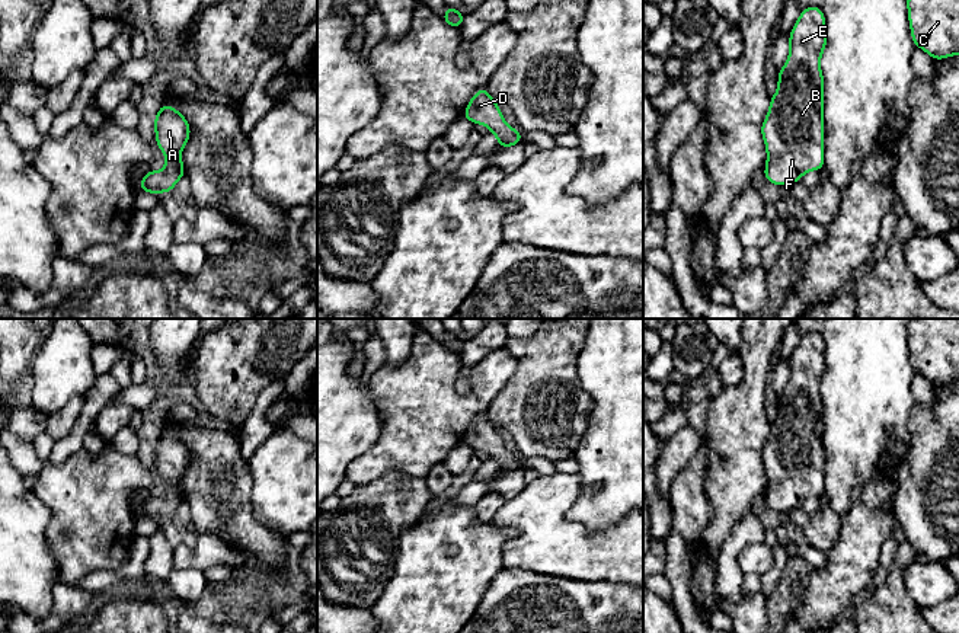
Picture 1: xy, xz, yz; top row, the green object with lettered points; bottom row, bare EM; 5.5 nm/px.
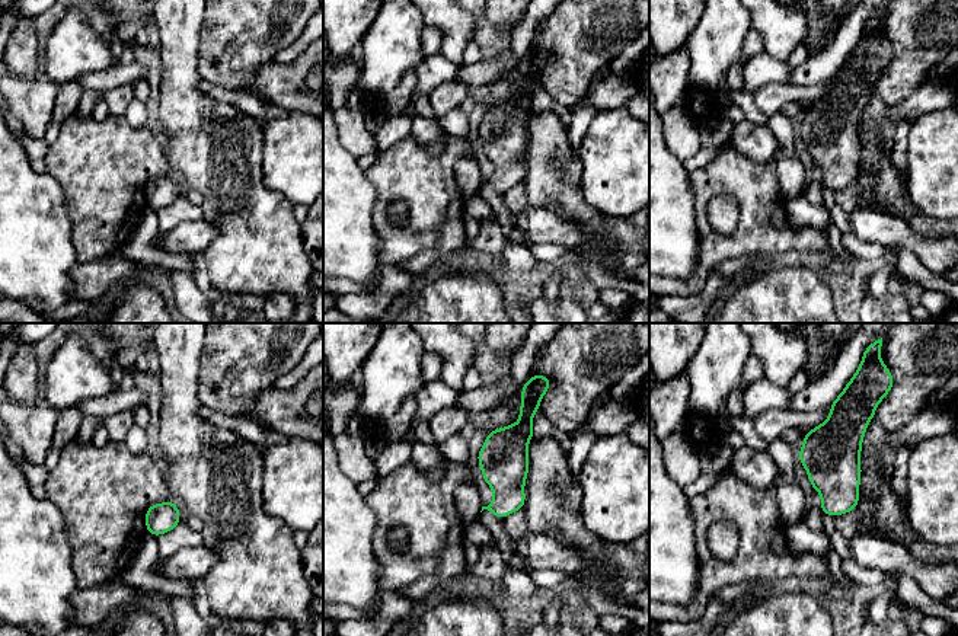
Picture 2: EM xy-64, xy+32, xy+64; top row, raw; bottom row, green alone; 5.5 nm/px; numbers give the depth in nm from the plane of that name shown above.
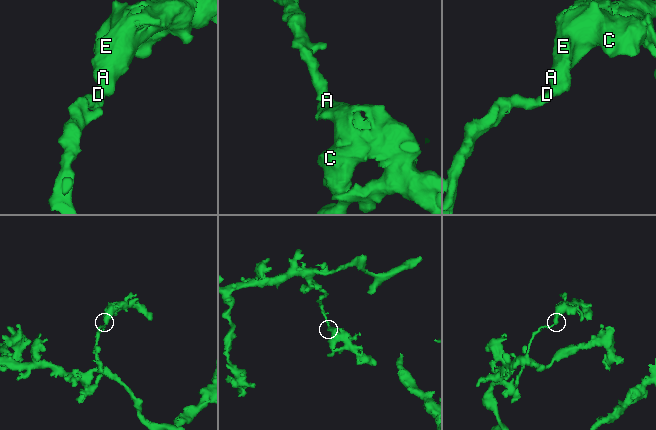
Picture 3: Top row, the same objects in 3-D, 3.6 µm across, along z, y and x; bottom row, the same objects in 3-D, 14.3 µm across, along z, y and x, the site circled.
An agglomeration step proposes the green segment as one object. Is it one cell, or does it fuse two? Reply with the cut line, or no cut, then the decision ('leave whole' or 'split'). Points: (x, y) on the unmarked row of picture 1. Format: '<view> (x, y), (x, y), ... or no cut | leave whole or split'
no cut | leave whole

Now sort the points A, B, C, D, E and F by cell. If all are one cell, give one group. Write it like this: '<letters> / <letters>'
A B C D E F

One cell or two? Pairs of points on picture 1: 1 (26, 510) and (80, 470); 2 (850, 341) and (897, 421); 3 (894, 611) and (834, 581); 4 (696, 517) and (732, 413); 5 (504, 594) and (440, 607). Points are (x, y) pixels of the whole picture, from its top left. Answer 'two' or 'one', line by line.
1: two
2: one
3: two
4: two
5: two

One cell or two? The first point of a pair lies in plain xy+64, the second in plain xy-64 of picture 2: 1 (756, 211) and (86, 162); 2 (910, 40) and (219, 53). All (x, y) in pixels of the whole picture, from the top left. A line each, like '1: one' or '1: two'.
1: one
2: one

